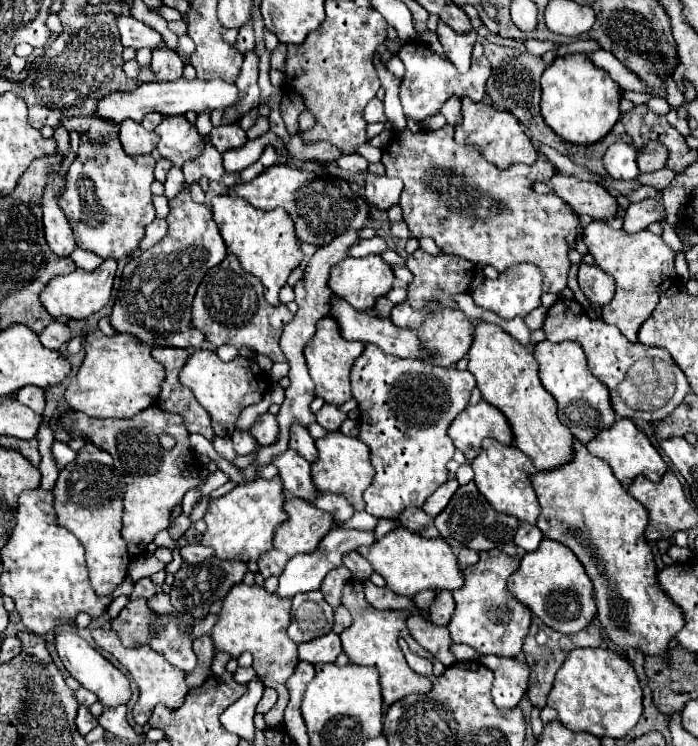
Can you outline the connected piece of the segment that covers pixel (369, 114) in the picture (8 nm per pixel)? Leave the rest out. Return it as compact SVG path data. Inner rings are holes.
M374 97L374 99L366 105L366 109L364 109L364 119L366 119L368 123L376 123L376 121L386 123L386 121L388 121L386 115L384 115L384 105L382 105L380 99Z

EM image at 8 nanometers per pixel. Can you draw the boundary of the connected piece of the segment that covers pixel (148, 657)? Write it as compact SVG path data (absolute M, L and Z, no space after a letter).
M94 629L92 631L92 637L94 637L94 641L96 641L96 645L102 649L102 651L108 651L108 653L112 653L118 661L120 661L120 665L132 675L132 679L136 681L136 685L138 685L138 689L140 689L140 699L138 699L138 703L134 705L134 709L132 709L132 715L134 715L134 719L136 719L136 723L138 725L146 725L146 721L150 719L150 715L152 715L152 709L158 705L158 703L164 703L164 705L168 705L170 709L178 709L182 703L184 703L184 697L186 697L186 693L188 693L188 685L186 685L186 681L184 681L184 671L180 671L180 669L174 669L174 665L170 665L160 653L156 653L156 651L152 651L148 645L144 645L144 647L136 647L136 649L126 649L122 643L120 643L120 639L118 639L118 635L112 631L112 629Z

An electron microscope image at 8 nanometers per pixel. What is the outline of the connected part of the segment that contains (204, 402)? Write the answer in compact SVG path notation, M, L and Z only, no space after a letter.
M204 349L194 351L194 355L186 361L180 371L180 383L186 385L194 393L196 401L208 411L208 415L212 417L212 429L220 437L230 437L234 433L234 423L240 411L248 405L256 405L268 389L268 377L254 359L236 357L226 363L220 361L214 351Z

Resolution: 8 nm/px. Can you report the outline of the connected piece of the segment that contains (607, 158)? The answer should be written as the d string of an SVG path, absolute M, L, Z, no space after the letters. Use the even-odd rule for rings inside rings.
M616 141L608 147L608 151L602 157L604 169L612 179L638 179L640 171L636 165L636 151L632 145L624 141Z

